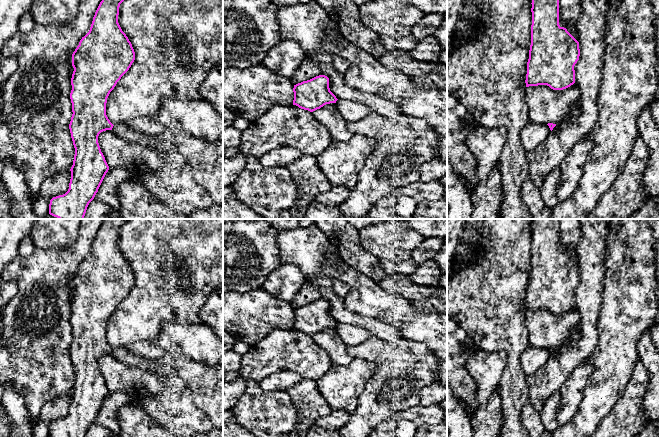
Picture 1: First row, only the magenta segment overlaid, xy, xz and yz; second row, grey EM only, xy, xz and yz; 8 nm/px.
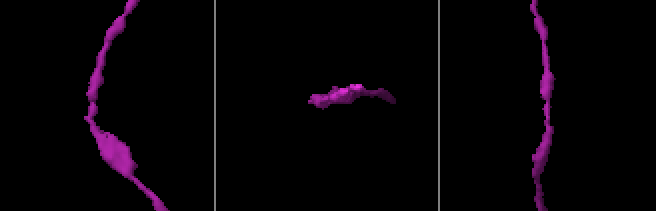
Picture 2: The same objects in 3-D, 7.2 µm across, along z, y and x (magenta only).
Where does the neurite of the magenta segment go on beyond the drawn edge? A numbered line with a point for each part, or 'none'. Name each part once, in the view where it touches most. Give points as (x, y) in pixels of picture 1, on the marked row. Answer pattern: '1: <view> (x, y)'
none

